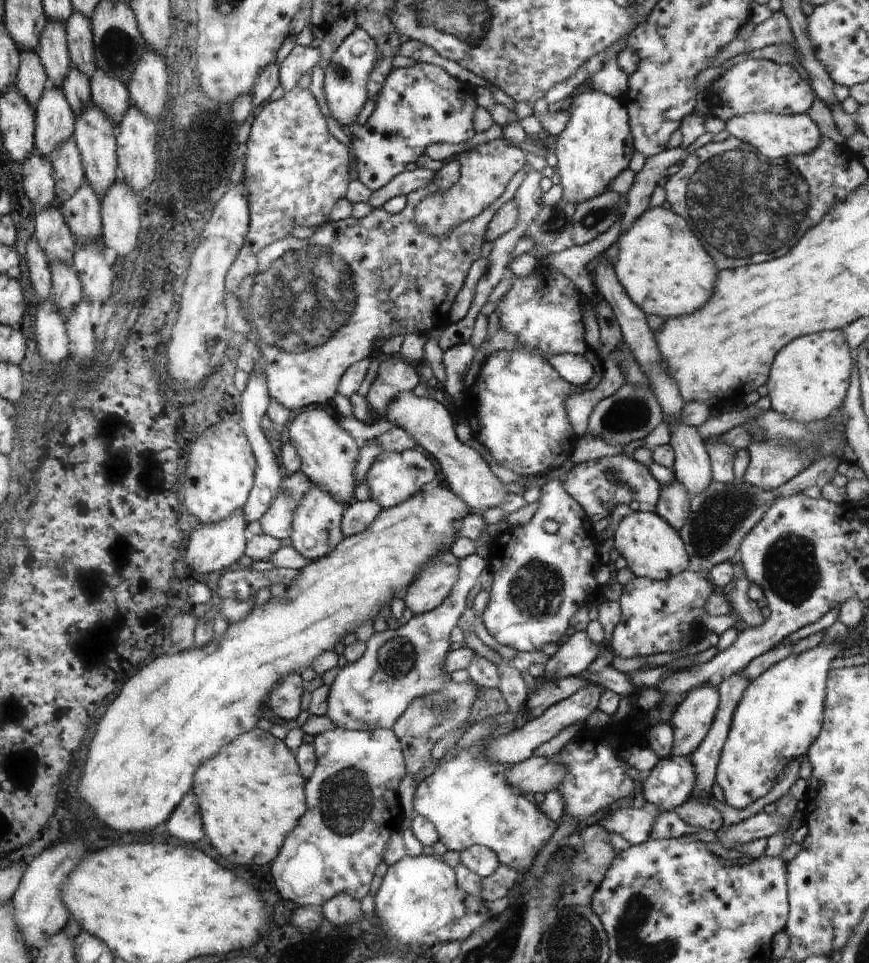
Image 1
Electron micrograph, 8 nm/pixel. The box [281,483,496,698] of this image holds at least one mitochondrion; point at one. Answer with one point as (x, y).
(397, 658)

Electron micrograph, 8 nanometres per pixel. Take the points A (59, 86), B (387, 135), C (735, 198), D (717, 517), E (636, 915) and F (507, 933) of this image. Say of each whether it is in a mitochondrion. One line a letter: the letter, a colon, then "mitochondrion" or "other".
A: other
B: other
C: mitochondrion
D: mitochondrion
E: mitochondrion
F: mitochondrion

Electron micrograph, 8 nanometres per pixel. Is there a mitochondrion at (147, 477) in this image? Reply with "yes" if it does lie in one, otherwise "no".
no

